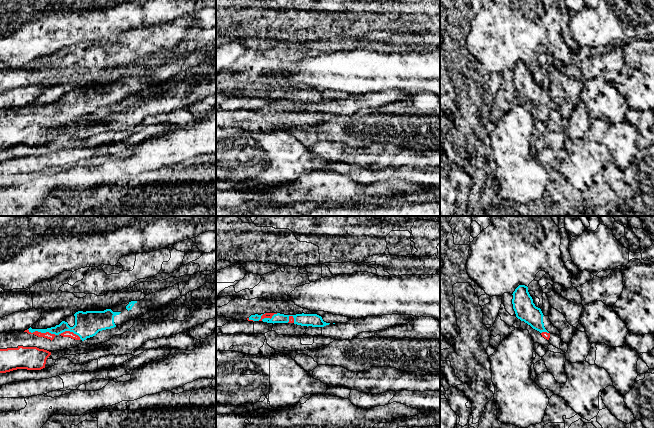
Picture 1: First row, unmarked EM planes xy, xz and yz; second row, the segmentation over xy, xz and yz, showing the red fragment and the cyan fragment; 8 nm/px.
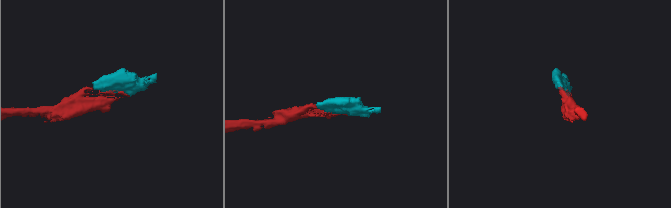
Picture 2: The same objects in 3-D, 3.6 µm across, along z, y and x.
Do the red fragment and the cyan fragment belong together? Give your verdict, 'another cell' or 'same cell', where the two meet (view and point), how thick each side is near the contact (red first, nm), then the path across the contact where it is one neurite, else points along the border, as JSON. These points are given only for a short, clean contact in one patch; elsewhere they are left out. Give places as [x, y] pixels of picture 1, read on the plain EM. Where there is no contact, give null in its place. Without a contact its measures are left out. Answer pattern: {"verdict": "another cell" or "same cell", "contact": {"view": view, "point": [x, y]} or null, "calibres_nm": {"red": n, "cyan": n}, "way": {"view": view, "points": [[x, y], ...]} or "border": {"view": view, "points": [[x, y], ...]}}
{"verdict": "same cell", "contact": {"view": "xy", "point": [40, 108]}, "calibres_nm": {"red": 50, "cyan": 80}}

